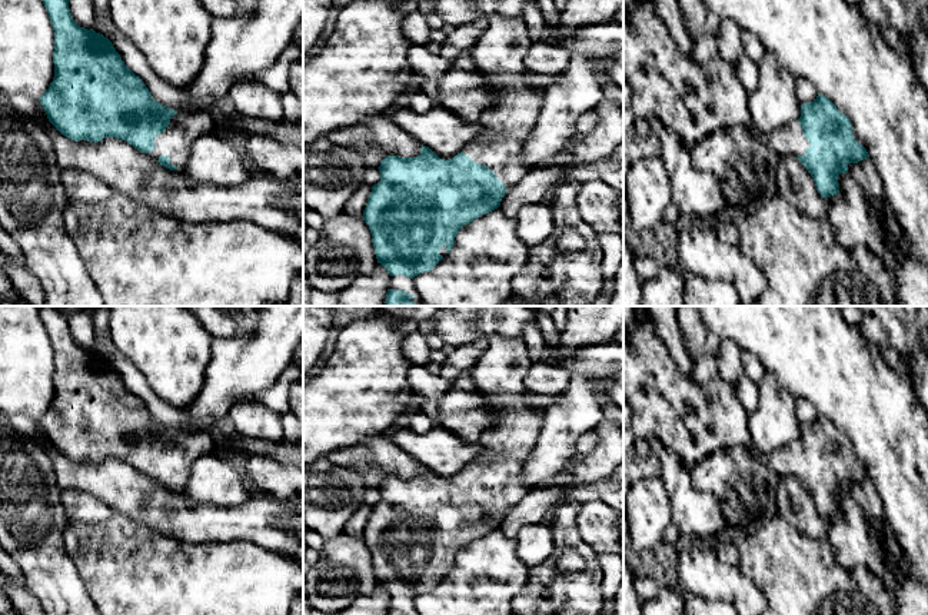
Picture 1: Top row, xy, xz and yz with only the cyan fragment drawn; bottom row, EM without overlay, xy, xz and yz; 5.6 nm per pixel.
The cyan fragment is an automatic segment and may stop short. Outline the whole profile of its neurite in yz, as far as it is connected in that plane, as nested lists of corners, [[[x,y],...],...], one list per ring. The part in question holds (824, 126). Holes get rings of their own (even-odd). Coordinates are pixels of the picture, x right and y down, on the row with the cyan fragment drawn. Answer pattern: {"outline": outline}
{"outline": [[[632,0],[623,13],[623,77],[632,86],[635,114],[648,122],[661,122],[689,150],[718,129],[746,126],[759,143],[778,156],[796,157],[814,177],[822,197],[839,193],[838,176],[848,173],[849,163],[869,157],[867,149],[854,139],[851,120],[819,93],[814,102],[801,104],[798,120],[762,134],[749,117],[748,93],[736,76],[735,63],[724,60],[718,51],[705,63],[698,63],[692,53],[683,56],[671,39],[655,0]]]}

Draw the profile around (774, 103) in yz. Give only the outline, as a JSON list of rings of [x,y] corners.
[[[766,51],[758,63],[759,83],[754,93],[746,96],[746,107],[754,126],[762,133],[769,134],[782,129],[801,117],[801,103],[795,90],[795,79],[786,79],[781,73],[781,66],[775,54]]]

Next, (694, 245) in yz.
[[[681,220],[669,235],[669,250],[676,265],[732,283],[741,300],[754,303],[765,290],[765,276],[742,249],[722,243],[704,222]]]

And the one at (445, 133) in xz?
[[[443,106],[428,112],[393,107],[389,114],[409,136],[443,160],[455,157],[485,132],[480,122],[466,122]]]

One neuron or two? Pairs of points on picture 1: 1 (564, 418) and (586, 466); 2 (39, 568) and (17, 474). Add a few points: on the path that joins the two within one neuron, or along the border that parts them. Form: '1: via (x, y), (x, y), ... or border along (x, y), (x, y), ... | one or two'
1: border along (574, 464), (569, 466) | two
2: via (36, 545), (22, 497) | one

